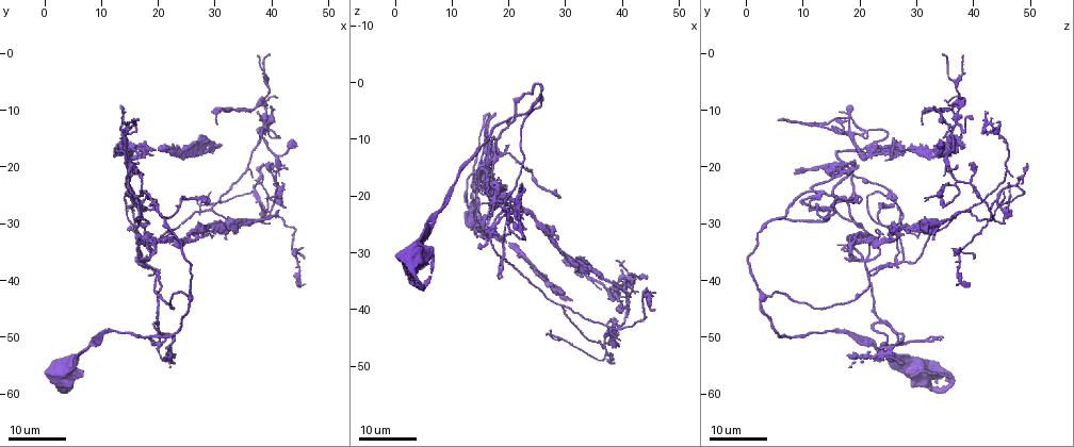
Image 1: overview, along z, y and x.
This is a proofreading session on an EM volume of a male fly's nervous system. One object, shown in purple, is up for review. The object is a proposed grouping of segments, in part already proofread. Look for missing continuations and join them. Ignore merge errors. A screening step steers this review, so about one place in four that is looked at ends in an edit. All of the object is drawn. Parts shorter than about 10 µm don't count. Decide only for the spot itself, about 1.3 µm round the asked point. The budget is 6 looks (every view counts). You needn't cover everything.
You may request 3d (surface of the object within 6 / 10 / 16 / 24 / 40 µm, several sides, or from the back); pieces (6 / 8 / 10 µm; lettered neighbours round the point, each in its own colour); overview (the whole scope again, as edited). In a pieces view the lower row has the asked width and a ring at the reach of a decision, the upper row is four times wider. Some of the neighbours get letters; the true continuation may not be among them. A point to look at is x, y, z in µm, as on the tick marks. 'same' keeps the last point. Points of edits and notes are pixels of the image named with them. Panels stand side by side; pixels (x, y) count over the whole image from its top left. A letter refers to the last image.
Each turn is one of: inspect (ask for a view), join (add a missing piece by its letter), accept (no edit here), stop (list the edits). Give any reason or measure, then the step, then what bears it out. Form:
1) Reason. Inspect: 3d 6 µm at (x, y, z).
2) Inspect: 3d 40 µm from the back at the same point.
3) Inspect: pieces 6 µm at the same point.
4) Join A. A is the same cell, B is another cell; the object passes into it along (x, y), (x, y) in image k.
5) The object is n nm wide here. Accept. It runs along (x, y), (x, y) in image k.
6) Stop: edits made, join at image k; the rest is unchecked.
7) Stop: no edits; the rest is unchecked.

Inspect: 3d 24 µm at (39.0, 19.5, 49.0).

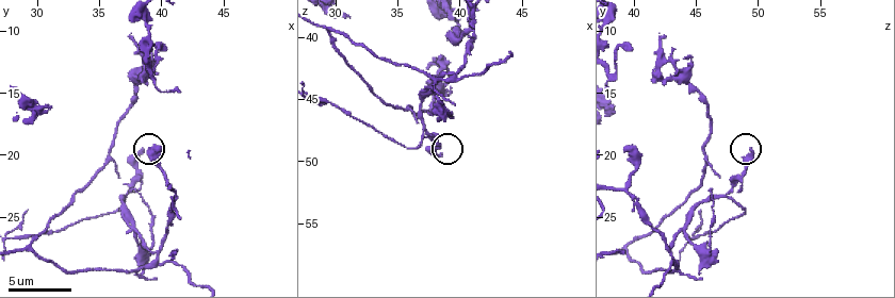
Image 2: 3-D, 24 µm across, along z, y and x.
Inspect: pieces 8 µm at (38.2, 19.6, 49.4).

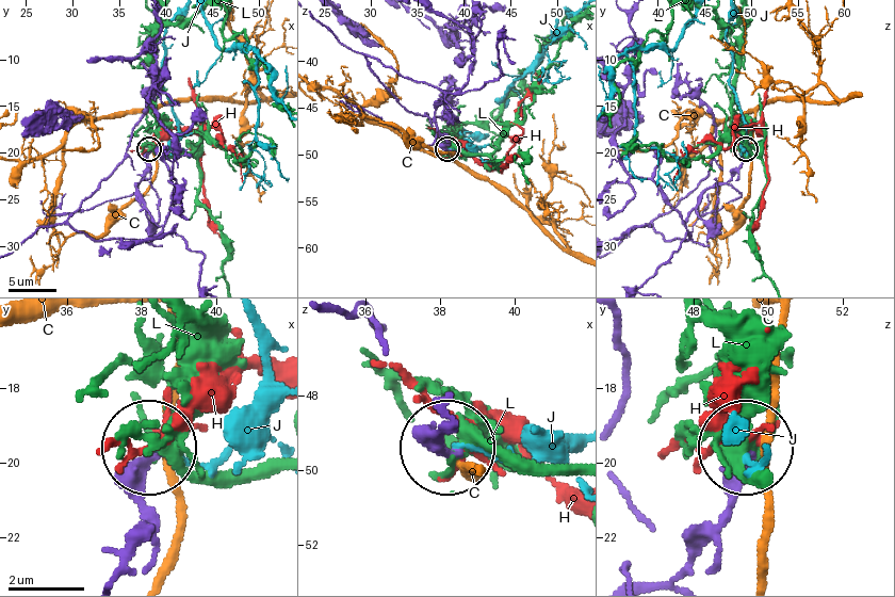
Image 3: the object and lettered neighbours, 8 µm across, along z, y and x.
Accept. C, H, J and L are other cells; none of them fits.

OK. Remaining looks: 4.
Thick end. Inspect: 3d 16 µm at (41.5, 26.0, 34.5).

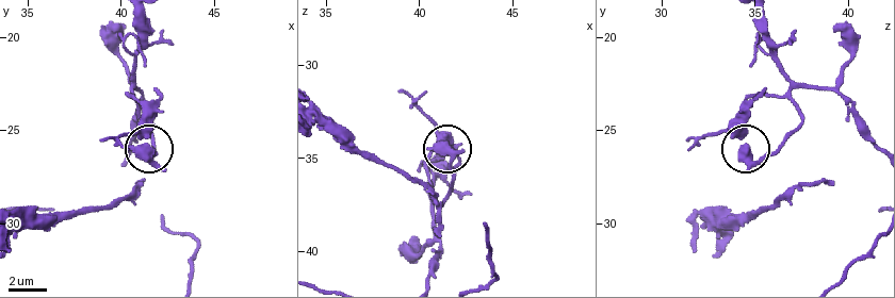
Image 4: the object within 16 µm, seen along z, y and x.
Inspect: 3d 6 µm at (41.4, 26.5, 34.2).

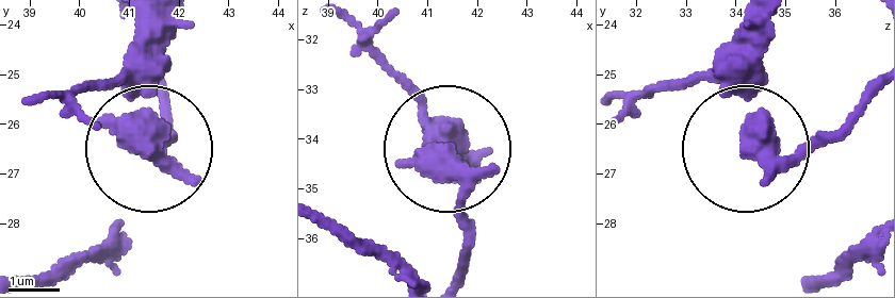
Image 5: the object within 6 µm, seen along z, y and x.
Inspect: pieces 8 µm at (41.35, 26.50, 34.25).

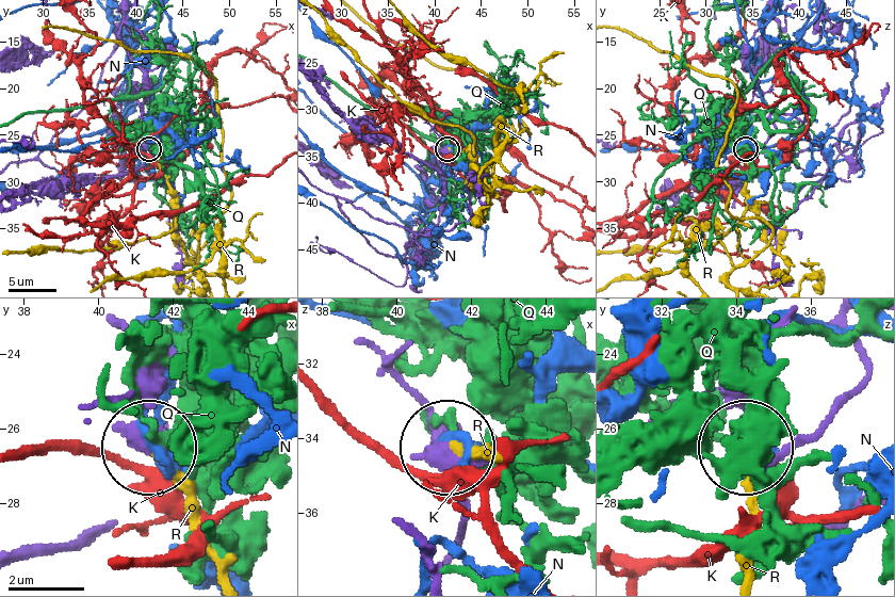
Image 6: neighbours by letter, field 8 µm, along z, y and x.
The object is 350 nm wide here. Accept. K, N, Q and R are other cells; no lettered piece goes on from it.

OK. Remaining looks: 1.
Stop: no edits; the rest is unchecked.

